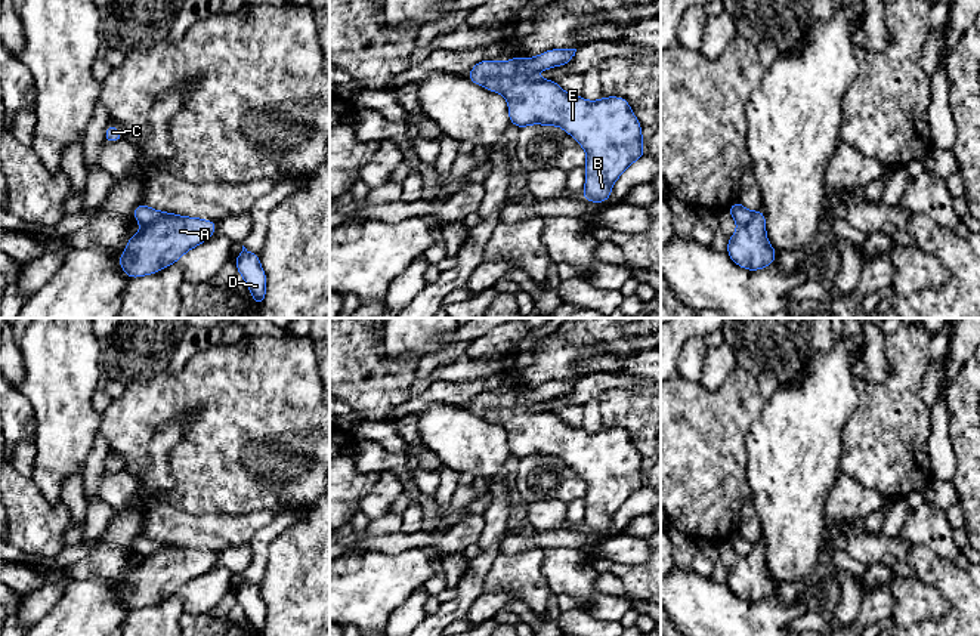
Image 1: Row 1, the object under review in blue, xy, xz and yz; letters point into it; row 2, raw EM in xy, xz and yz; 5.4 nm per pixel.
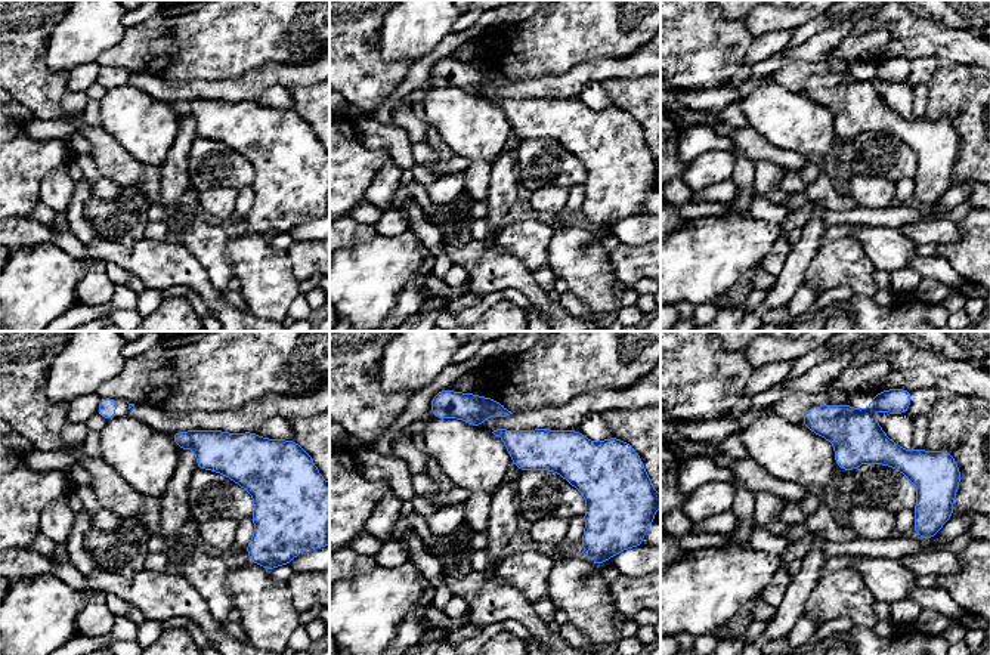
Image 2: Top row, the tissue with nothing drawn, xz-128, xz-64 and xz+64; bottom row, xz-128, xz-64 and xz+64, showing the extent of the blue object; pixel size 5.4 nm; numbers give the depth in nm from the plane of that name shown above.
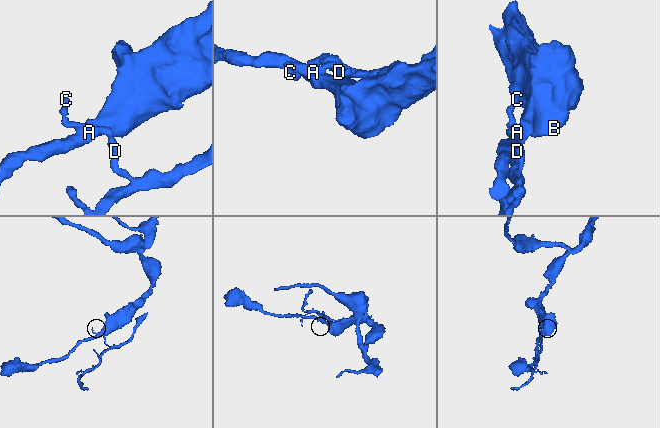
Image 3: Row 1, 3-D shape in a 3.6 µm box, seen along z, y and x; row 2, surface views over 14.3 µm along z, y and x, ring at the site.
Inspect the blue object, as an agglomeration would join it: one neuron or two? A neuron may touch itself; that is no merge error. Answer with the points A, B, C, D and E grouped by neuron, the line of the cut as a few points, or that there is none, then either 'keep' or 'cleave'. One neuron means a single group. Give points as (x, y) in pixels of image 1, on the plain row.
A B E / C D; cut in xz along (532, 403), (490, 407), (481, 416); cleave

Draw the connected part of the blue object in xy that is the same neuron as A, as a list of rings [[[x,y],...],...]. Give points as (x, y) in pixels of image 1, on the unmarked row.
[[[188,547],[161,549],[132,566],[117,593],[130,611],[157,605],[211,569],[216,555]]]

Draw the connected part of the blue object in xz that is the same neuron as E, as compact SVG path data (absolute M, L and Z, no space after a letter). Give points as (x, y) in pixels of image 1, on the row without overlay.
M534 404L489 408L482 417L506 429L511 456L519 460L531 456L559 457L584 479L587 494L582 530L587 532L608 532L618 509L644 487L640 453L624 429L603 427L591 433L582 427L569 426L553 411L537 410Z

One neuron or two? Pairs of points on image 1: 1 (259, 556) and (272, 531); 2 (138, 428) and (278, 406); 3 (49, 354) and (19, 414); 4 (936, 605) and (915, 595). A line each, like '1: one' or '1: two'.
1: one
2: one
3: two
4: one

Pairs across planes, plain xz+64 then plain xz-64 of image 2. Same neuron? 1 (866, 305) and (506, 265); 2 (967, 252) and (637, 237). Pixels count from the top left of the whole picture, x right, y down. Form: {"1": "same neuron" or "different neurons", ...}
{"1": "different neurons", "2": "different neurons"}

